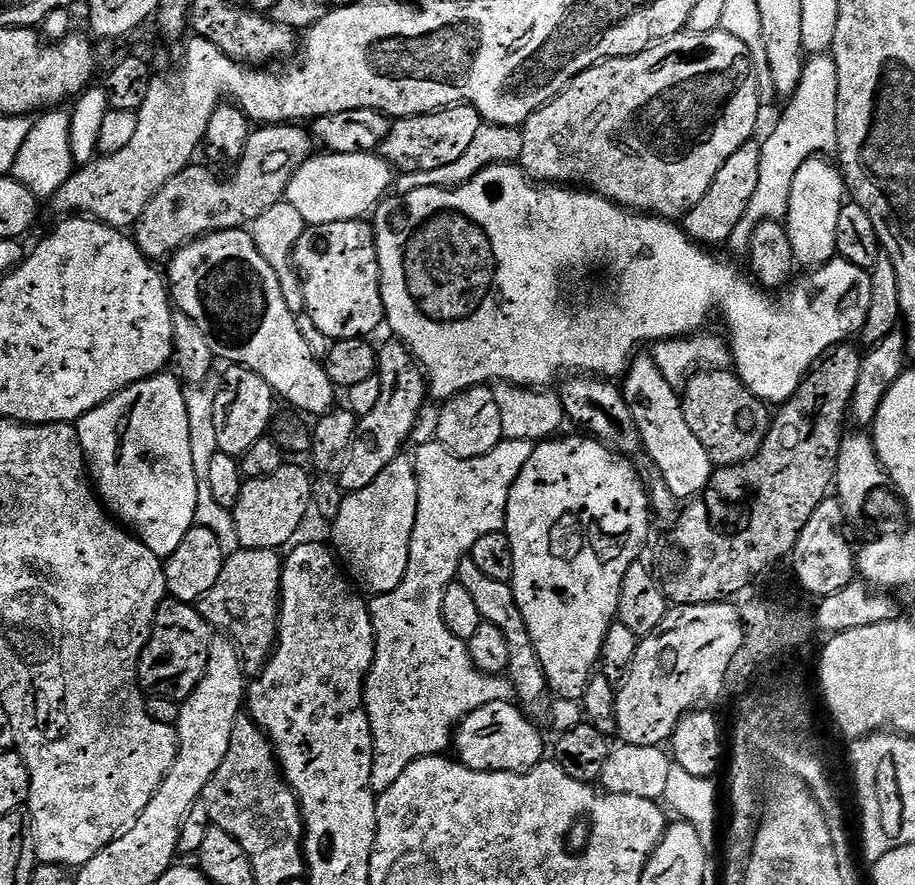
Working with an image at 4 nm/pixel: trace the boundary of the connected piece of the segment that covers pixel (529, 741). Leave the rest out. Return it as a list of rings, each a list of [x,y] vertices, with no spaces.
[[[507,700],[490,702],[460,721],[454,733],[454,752],[460,763],[479,772],[528,772],[534,766],[545,763],[543,734],[536,729],[535,722],[523,712],[525,709],[515,708],[514,705],[515,703]]]

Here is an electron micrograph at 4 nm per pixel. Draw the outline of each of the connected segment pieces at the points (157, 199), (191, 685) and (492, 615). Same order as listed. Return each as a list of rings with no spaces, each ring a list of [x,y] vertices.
[[[299,123],[270,124],[252,131],[242,158],[231,169],[229,180],[215,176],[199,162],[182,169],[162,186],[162,190],[158,190],[158,194],[154,194],[146,210],[142,210],[140,221],[134,225],[136,245],[149,260],[160,262],[209,232],[247,229],[266,210],[285,199],[295,172],[314,155],[312,144],[311,131]]]
[[[165,598],[156,612],[152,623],[152,637],[140,655],[140,686],[148,696],[161,696],[177,702],[183,702],[192,691],[202,682],[202,674],[206,674],[206,662],[210,654],[210,646],[214,639],[214,629],[208,623],[199,607],[183,604],[180,600]]]
[[[470,558],[460,563],[458,582],[470,590],[470,598],[478,605],[478,614],[481,621],[493,624],[502,632],[506,638],[507,649],[509,650],[509,664],[506,671],[507,679],[511,680],[517,697],[525,700],[523,703],[536,704],[543,698],[544,692],[549,691],[548,679],[544,677],[542,662],[538,662],[538,654],[534,650],[534,642],[530,638],[530,630],[526,626],[526,618],[522,618],[522,610],[518,610],[518,602],[512,593],[511,583],[503,584],[497,580],[486,578],[478,566]]]

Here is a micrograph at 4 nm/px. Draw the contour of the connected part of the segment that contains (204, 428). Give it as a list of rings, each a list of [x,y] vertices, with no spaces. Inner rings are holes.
[[[212,382],[202,384],[188,384],[184,389],[186,398],[186,418],[190,418],[190,458],[194,458],[194,474],[198,482],[198,506],[196,507],[196,524],[199,527],[211,530],[214,538],[222,546],[225,557],[230,557],[240,551],[238,542],[238,526],[234,526],[234,518],[226,506],[218,506],[214,493],[210,487],[210,461],[214,454],[220,451],[217,431],[214,426],[214,406],[217,385]]]

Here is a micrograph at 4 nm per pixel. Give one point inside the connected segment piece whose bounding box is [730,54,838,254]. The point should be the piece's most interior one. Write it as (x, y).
(808, 127)

